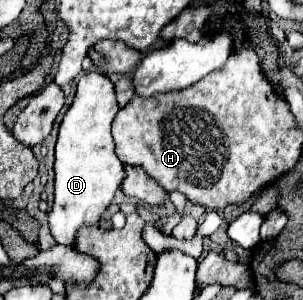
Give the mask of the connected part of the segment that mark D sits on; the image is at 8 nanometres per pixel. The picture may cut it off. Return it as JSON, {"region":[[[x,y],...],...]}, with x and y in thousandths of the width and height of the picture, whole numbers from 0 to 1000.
{"region":[[[290,237],[264,257],[244,343],[198,410],[185,470],[185,637],[172,703],[158,710],[158,743],[178,797],[198,817],[244,817],[264,757],[330,750],[343,710],[383,657],[383,637],[403,617],[403,597],[416,590],[416,543],[389,530],[370,457],[370,397],[389,363],[376,277],[363,257],[323,237]]]}

